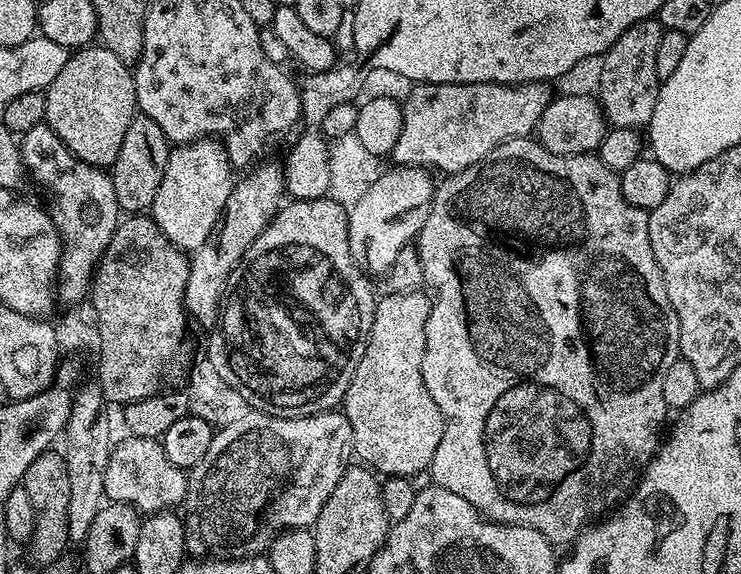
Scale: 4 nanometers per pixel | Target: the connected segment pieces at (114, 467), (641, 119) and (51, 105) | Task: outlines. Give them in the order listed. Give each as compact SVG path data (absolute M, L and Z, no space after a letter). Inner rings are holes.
M128 436L112 449L106 466L104 495L109 501L129 504L141 514L167 512L175 509L175 504L185 503L189 483L185 469L174 466L174 462L166 458L166 450L160 440Z
M659 19L640 20L623 32L614 46L607 49L599 61L598 103L605 121L615 128L644 128L653 116L660 81L657 78L655 55L664 31Z
M89 46L73 51L68 57L66 66L62 66L58 78L50 82L44 92L46 102L45 121L62 138L62 142L79 160L95 168L111 169L118 158L118 150L122 150L122 138L126 138L126 130L130 122L138 115L136 106L136 77L133 69L118 58L118 54L110 54L102 46Z

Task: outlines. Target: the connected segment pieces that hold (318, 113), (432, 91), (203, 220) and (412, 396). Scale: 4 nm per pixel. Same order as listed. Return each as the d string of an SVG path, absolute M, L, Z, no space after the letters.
M355 54L352 62L337 64L328 71L307 73L299 83L302 134L292 144L288 157L282 160L284 186L292 200L322 200L328 196L330 186L329 141L322 132L322 122L337 106L355 103L361 97L365 77L374 69L368 56Z
M413 83L410 94L402 102L402 134L394 146L391 159L406 168L437 168L443 174L461 172L479 164L499 144L519 136L531 137L536 123L542 118L546 106L554 99L547 83L539 84L418 84Z
M205 138L173 147L168 153L166 174L162 174L162 186L158 186L158 194L154 194L150 209L152 221L174 246L191 254L210 238L226 202L232 197L233 183L234 169L221 141Z
M389 291L377 299L366 350L342 401L352 431L351 451L356 451L361 465L384 478L411 478L429 471L444 433L444 419L422 378L426 322L432 309L429 297L422 293Z

